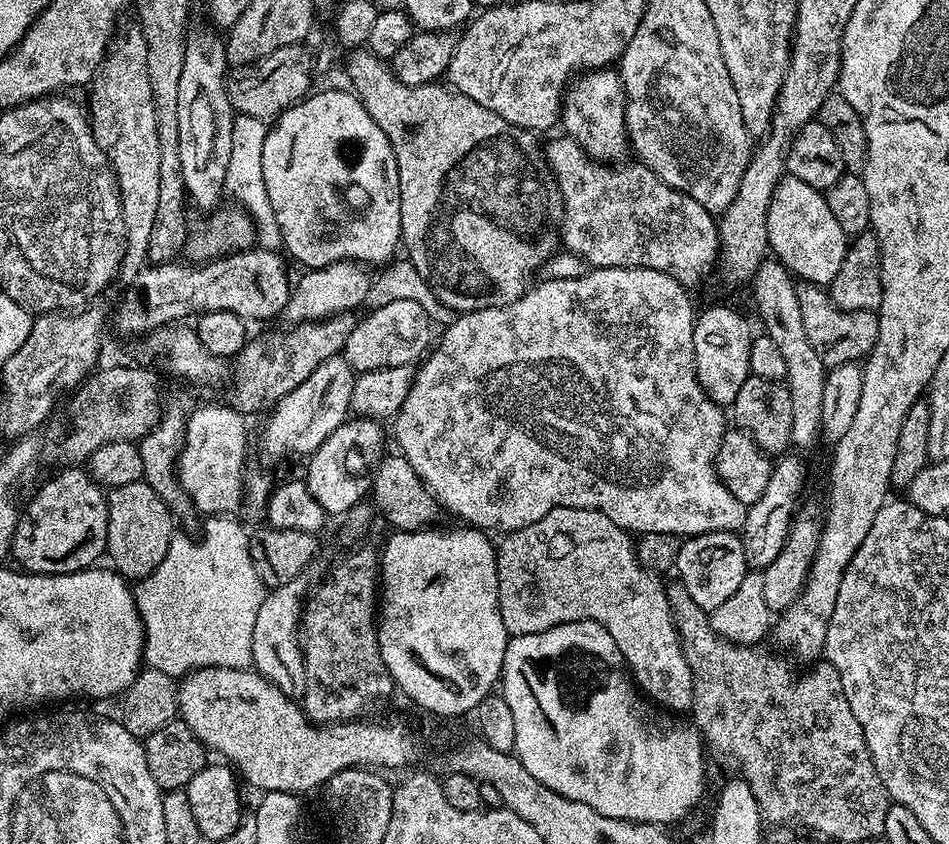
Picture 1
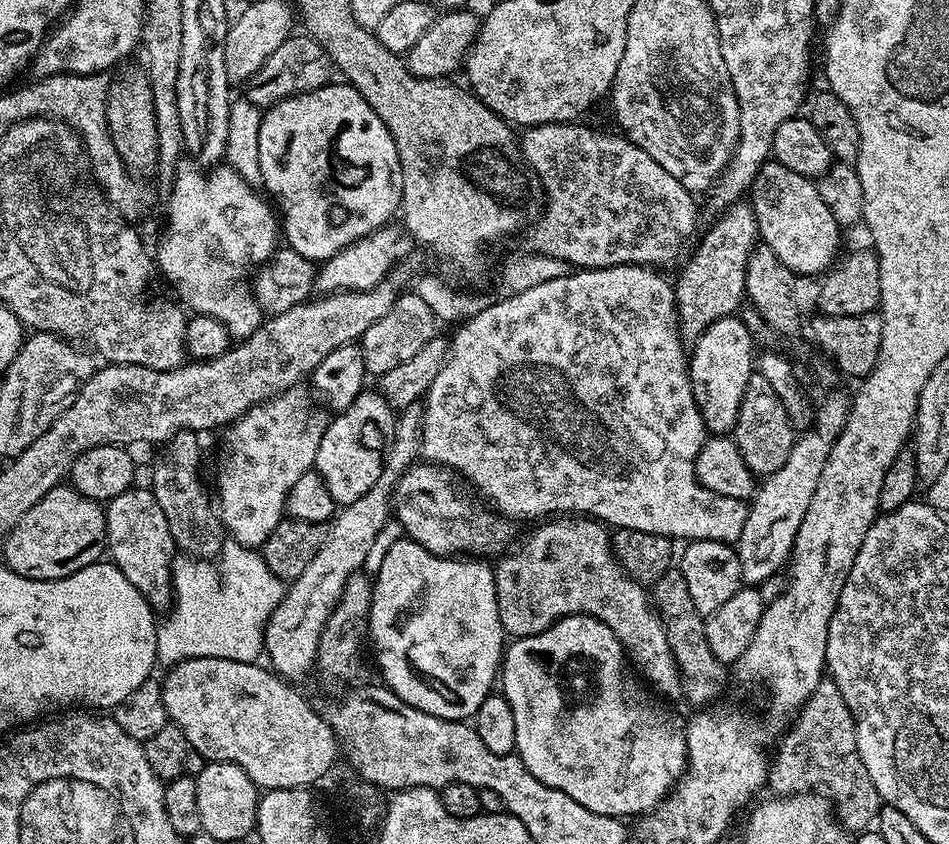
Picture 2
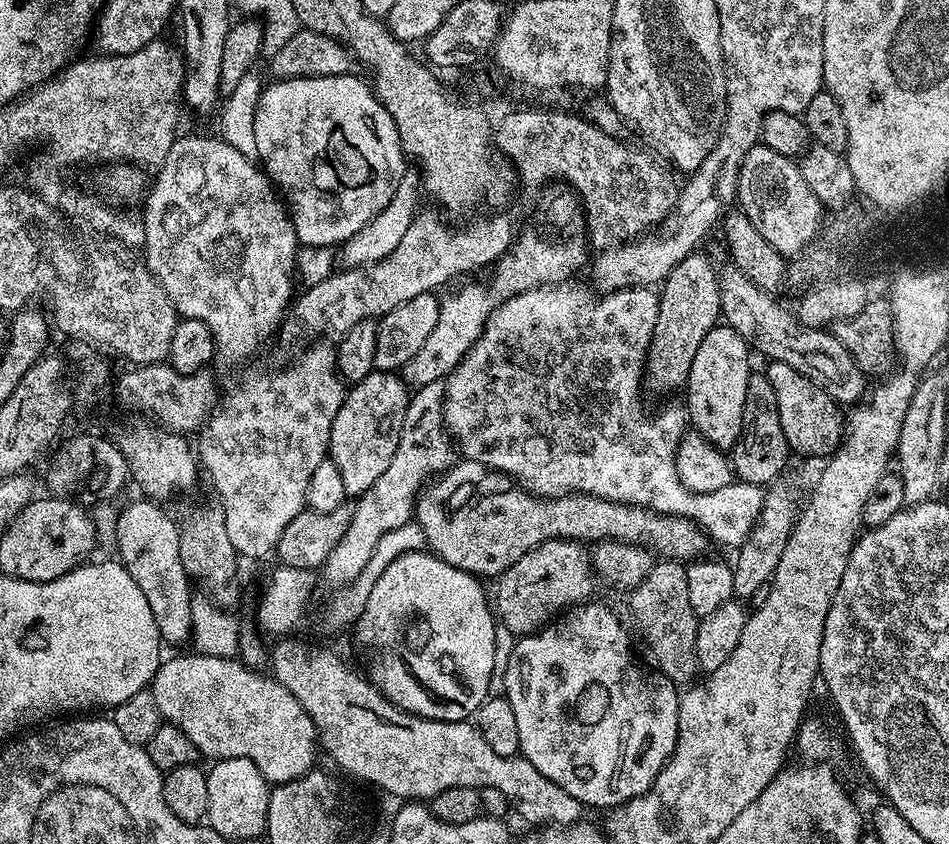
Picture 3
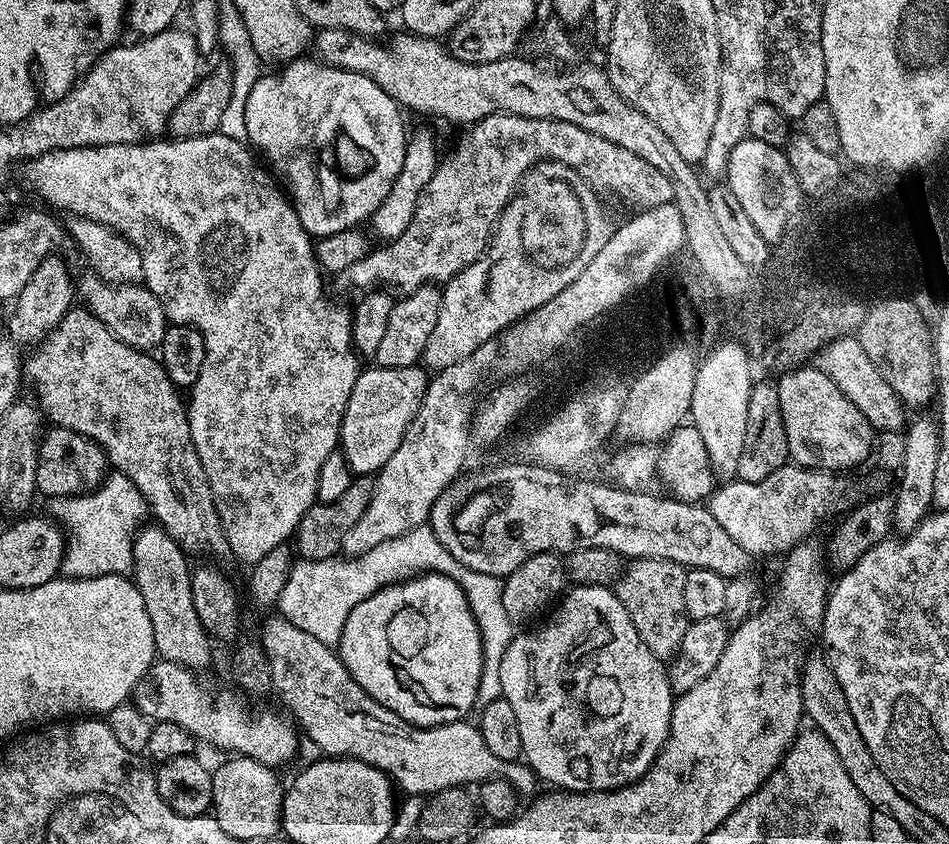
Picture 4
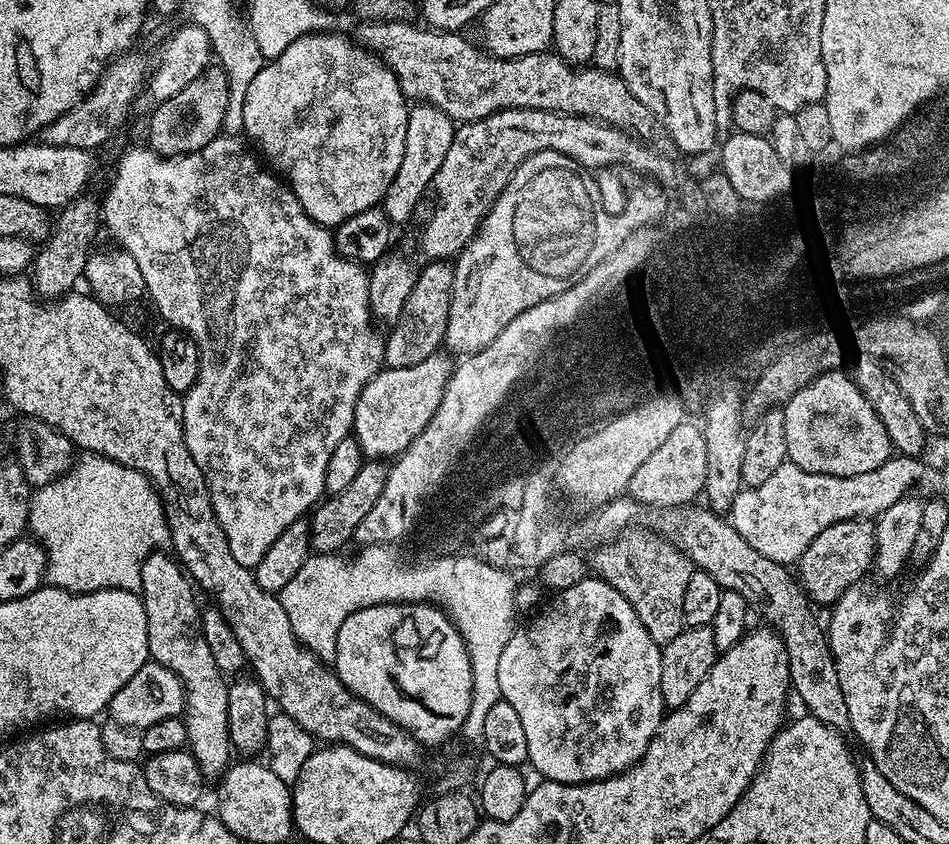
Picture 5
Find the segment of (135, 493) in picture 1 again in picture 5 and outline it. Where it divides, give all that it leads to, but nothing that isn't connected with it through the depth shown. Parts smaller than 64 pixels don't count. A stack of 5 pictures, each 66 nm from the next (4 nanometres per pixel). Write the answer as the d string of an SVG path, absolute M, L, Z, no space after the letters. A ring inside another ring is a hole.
M157 550L140 568L141 600L147 618L149 657L179 676L185 688L184 721L187 726L188 750L198 762L205 781L216 782L232 762L228 728L228 680L216 666L214 655L204 638L201 609L196 606L191 579L179 561Z

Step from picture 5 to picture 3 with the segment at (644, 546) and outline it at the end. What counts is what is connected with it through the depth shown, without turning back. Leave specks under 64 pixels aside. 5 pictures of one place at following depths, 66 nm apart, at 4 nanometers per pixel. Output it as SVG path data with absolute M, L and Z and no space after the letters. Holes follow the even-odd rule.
M671 558L661 559L656 562L649 574L639 585L631 589L628 604L632 607L632 616L656 659L656 664L661 673L667 676L677 686L688 686L697 679L698 661L696 658L696 626L698 618L690 606L690 593L686 587L686 567L681 561Z

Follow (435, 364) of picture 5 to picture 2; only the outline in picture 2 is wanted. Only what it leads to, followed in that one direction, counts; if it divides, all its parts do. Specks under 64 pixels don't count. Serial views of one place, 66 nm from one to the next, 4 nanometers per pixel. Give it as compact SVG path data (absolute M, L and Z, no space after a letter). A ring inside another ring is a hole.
M376 390L361 392L346 411L335 413L329 419L322 442L318 442L314 471L326 482L326 490L330 490L330 498L334 498L336 505L358 502L358 498L378 482L378 474L384 472L384 458L396 434L396 421L392 405Z

